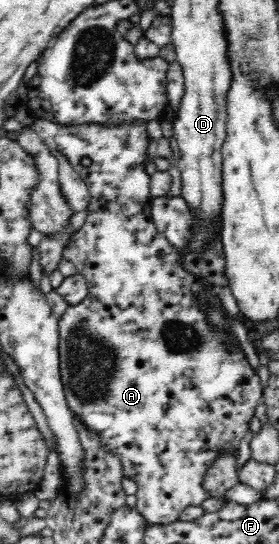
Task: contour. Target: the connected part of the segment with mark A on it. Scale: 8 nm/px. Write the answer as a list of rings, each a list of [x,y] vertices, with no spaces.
[[[36,118],[31,124],[31,128],[40,135],[48,147],[52,150],[58,150],[60,154],[66,156],[74,170],[86,183],[89,192],[84,225],[70,236],[61,256],[62,259],[68,260],[76,266],[76,270],[86,277],[88,284],[88,296],[76,306],[69,306],[64,315],[59,318],[59,371],[67,395],[67,403],[75,415],[75,419],[84,425],[84,429],[99,438],[100,448],[105,453],[115,454],[120,459],[123,478],[130,478],[138,484],[135,504],[138,514],[147,524],[161,525],[178,521],[183,510],[188,506],[199,506],[209,498],[202,486],[204,471],[217,455],[217,451],[232,449],[238,453],[240,440],[250,428],[249,423],[254,417],[255,408],[262,402],[263,386],[260,384],[256,369],[250,366],[246,357],[238,353],[226,353],[219,334],[214,334],[206,325],[204,313],[198,309],[196,298],[193,295],[194,275],[184,267],[180,249],[172,245],[162,233],[157,231],[151,213],[151,202],[155,196],[151,193],[151,178],[146,172],[150,139],[148,124],[146,119],[132,119],[127,123],[118,124],[108,123],[108,121],[58,124]]]

